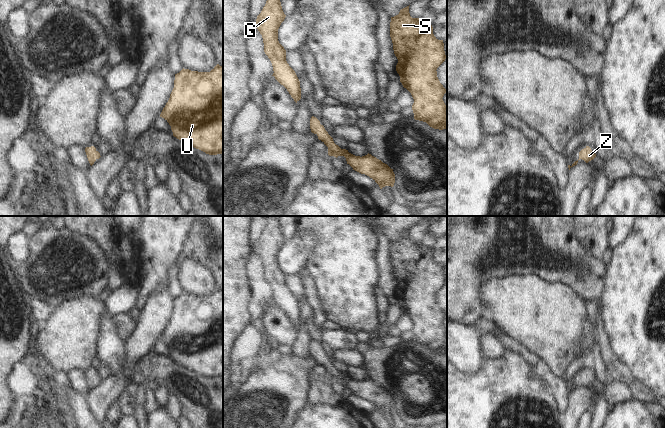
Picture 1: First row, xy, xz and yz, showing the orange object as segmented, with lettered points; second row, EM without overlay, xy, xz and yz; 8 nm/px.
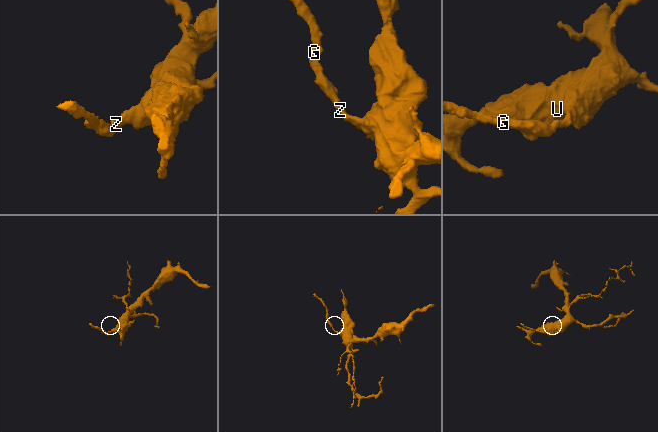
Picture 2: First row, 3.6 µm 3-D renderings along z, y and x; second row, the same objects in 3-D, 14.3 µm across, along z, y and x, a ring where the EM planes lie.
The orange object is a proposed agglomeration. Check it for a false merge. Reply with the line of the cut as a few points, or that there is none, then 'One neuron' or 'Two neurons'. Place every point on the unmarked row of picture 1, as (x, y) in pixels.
No split. One neuron.

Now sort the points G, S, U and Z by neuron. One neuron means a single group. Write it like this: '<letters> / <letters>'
G S U Z

